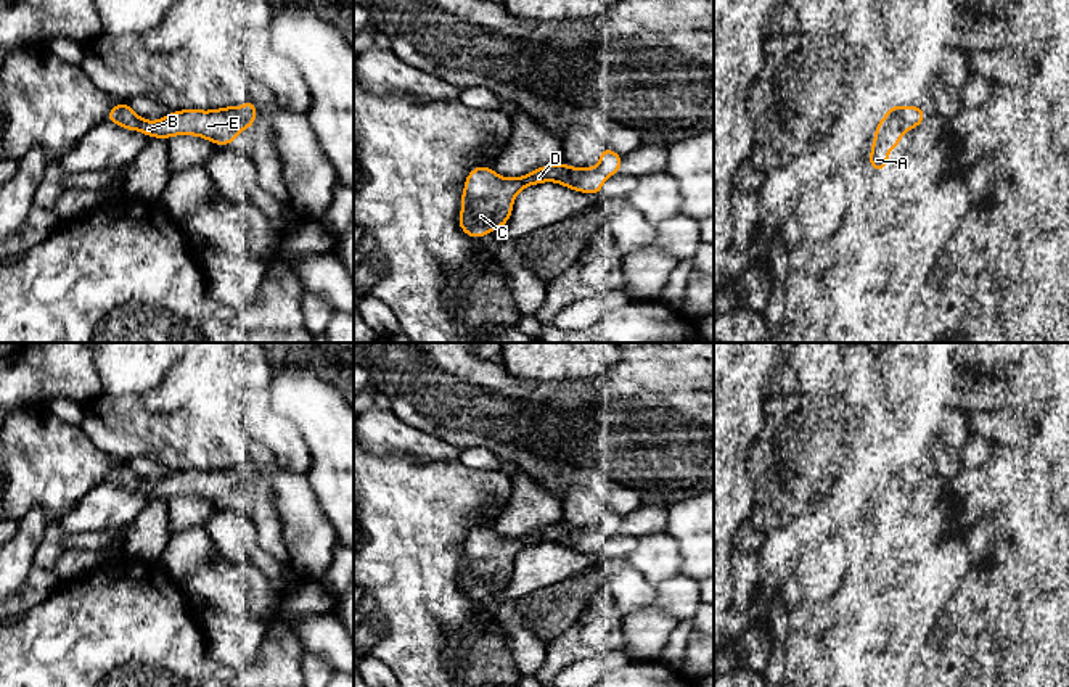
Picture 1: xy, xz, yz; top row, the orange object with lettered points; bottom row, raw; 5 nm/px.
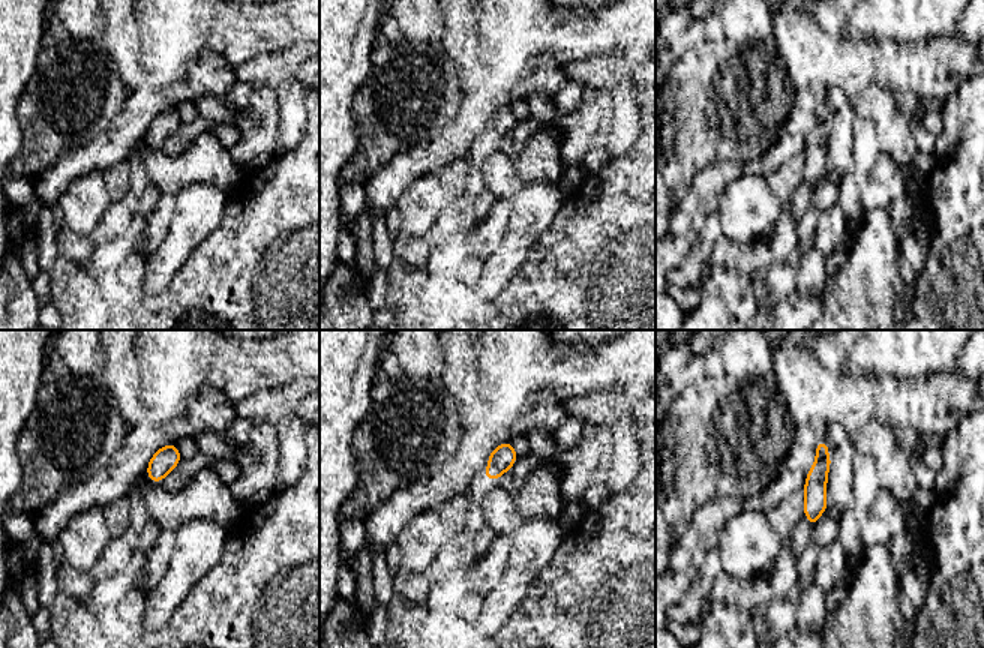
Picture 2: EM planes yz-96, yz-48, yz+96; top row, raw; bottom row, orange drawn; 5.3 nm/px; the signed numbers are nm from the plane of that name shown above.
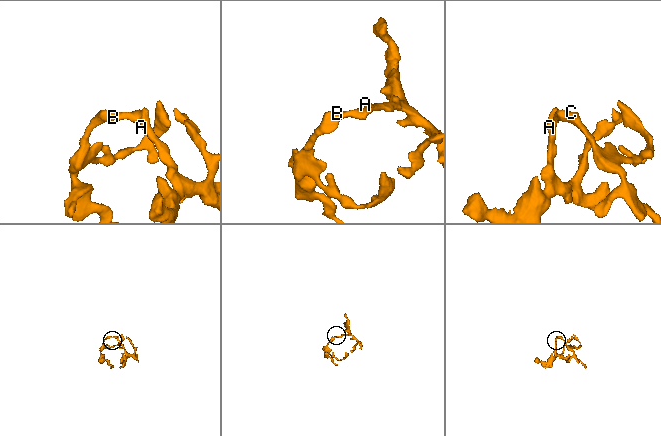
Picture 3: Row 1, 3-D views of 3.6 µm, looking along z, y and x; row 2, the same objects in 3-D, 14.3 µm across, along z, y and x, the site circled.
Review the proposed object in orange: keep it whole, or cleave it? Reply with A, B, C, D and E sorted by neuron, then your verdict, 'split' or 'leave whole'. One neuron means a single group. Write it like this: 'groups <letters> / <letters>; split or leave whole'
groups A B C D E; leave whole

